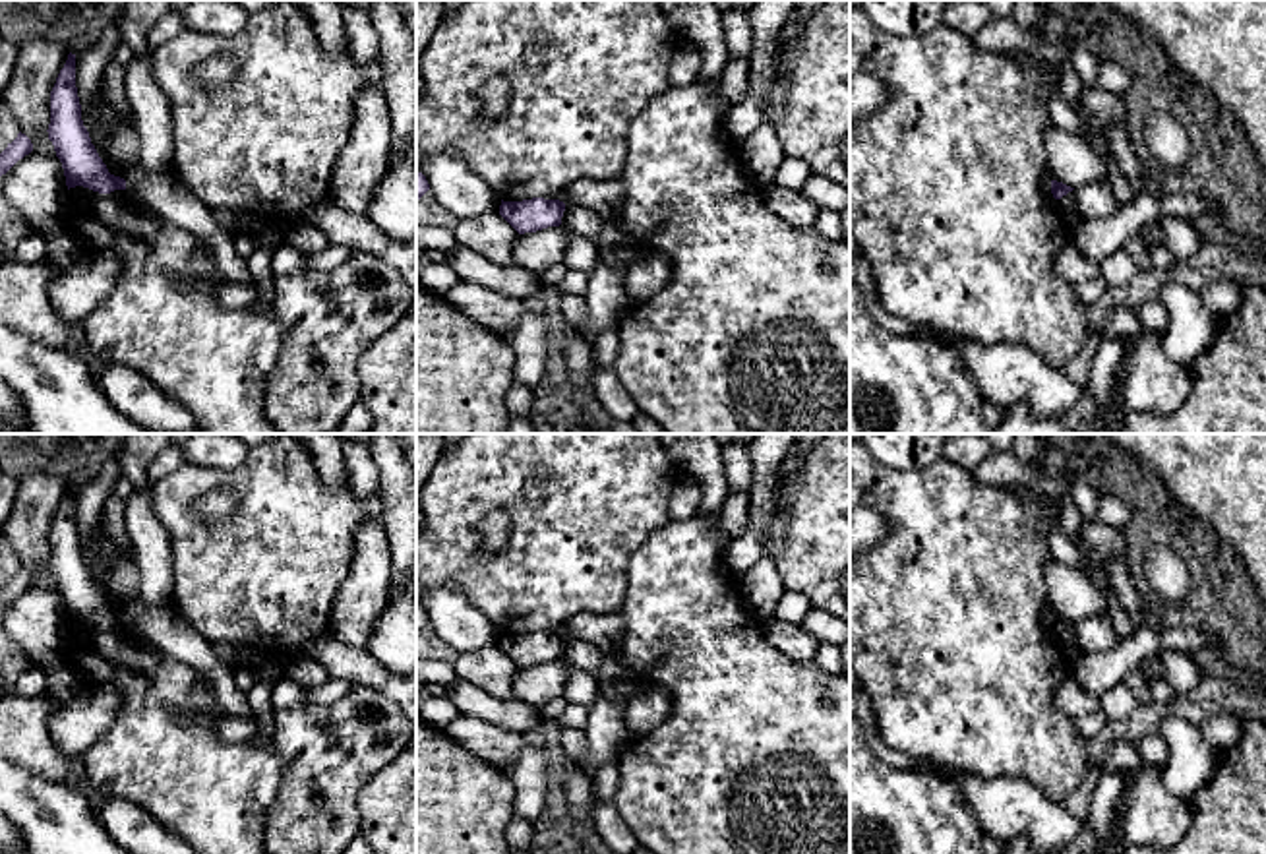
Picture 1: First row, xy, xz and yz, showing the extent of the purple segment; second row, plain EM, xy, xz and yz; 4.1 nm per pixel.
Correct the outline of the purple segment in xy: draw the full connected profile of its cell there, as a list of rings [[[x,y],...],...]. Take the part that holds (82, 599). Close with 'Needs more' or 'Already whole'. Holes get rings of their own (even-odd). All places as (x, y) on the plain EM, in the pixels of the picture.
[[[72,486],[50,525],[50,558],[46,565],[62,596],[68,624],[75,620],[99,627],[126,624],[126,614],[108,606],[83,560],[75,521],[75,488]]]. Already whole

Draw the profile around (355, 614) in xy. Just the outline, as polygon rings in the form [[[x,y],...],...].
[[[368,519],[354,540],[354,562],[348,579],[335,595],[329,633],[347,645],[368,649],[377,618],[387,604],[391,548],[377,519]]]

